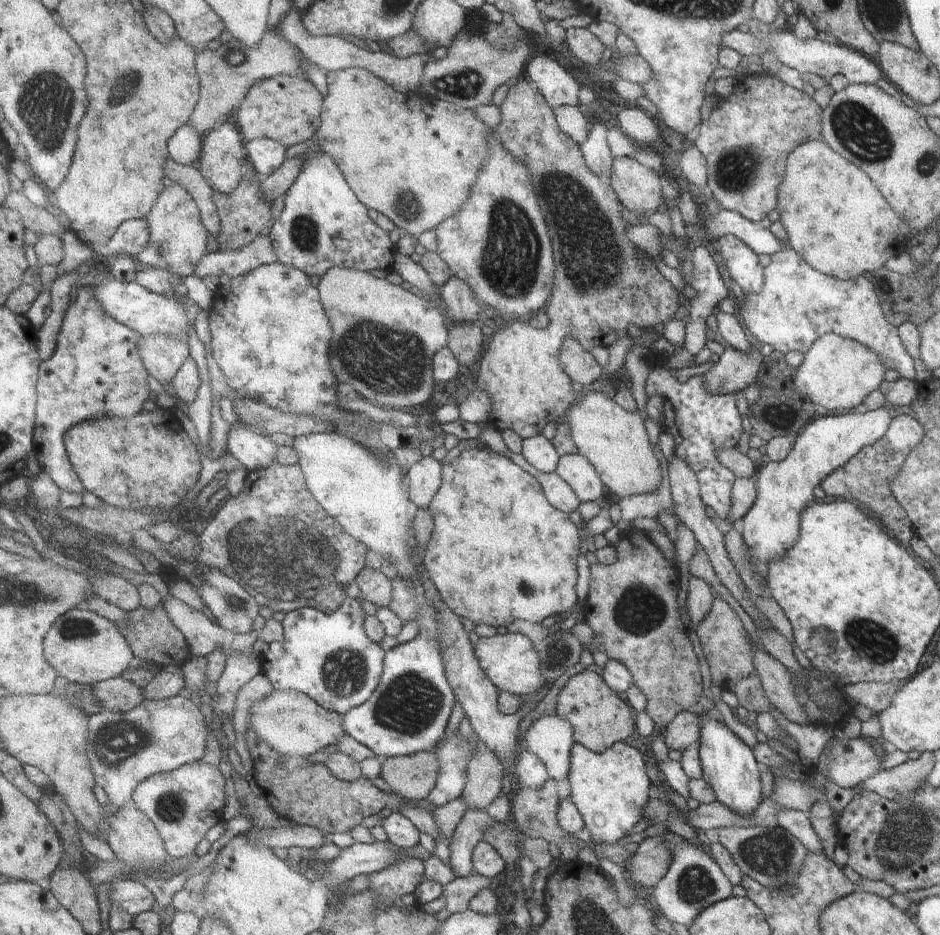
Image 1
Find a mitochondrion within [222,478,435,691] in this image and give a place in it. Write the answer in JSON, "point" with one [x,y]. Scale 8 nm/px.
{"point":[240,593]}

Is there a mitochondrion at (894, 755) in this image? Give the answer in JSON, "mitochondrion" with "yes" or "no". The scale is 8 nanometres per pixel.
{"mitochondrion":"no"}

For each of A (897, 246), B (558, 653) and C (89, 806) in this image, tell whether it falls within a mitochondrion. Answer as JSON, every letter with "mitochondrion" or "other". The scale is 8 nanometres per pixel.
{"A":"other","B":"mitochondrion","C":"other"}

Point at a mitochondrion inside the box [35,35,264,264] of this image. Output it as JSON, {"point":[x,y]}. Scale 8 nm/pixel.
{"point":[125,85]}

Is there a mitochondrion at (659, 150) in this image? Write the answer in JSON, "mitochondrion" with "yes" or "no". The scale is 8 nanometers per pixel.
{"mitochondrion":"no"}

